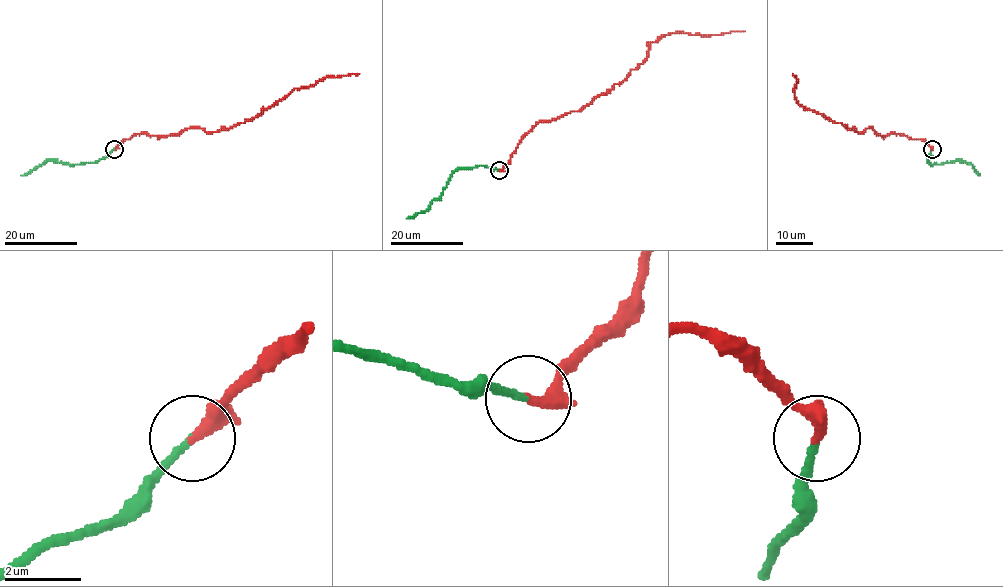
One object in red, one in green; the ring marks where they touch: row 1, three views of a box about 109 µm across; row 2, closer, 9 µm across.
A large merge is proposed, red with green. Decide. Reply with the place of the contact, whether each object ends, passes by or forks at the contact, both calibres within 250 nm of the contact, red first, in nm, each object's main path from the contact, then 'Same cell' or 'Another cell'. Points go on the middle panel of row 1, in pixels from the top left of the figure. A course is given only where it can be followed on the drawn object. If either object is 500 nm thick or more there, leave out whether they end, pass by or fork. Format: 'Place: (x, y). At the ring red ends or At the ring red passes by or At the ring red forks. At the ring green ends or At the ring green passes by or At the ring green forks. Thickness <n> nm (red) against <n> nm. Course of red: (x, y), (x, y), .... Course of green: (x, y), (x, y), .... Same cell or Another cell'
Place: (499, 170). At the ring red passes by. At the ring green ends. Thickness 240 nm (red) against 180 nm. Course of red: (500, 170), (540, 121), (580, 110), (606, 93), (637, 69), (660, 37), (744, 30). Course of green: (500, 170), (480, 166), (456, 169), (442, 194), (432, 200), (426, 210), (406, 219). Same cell

